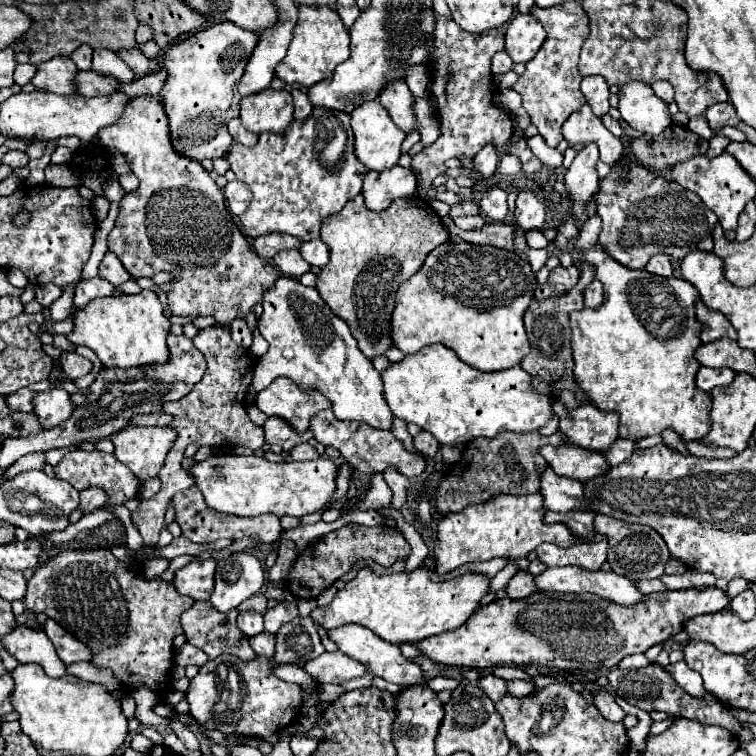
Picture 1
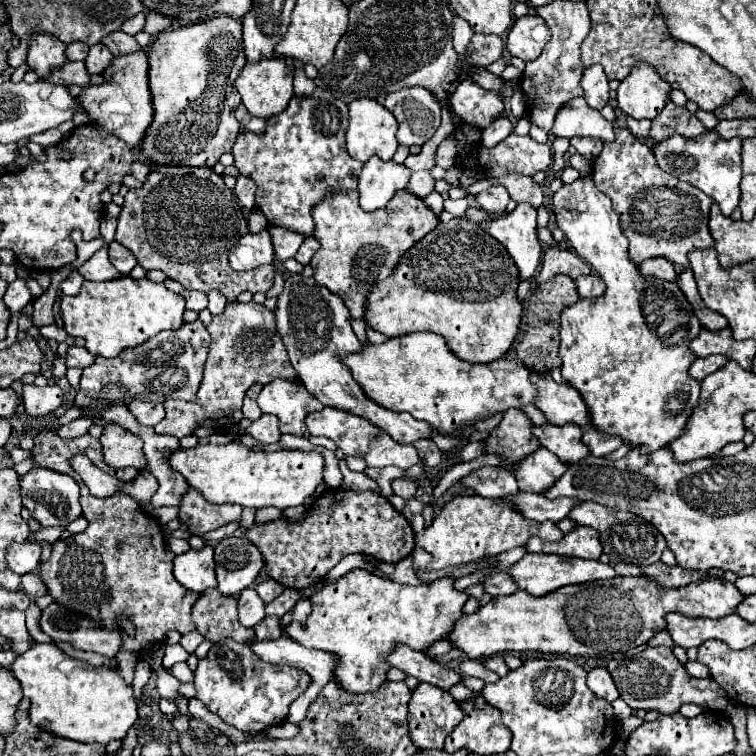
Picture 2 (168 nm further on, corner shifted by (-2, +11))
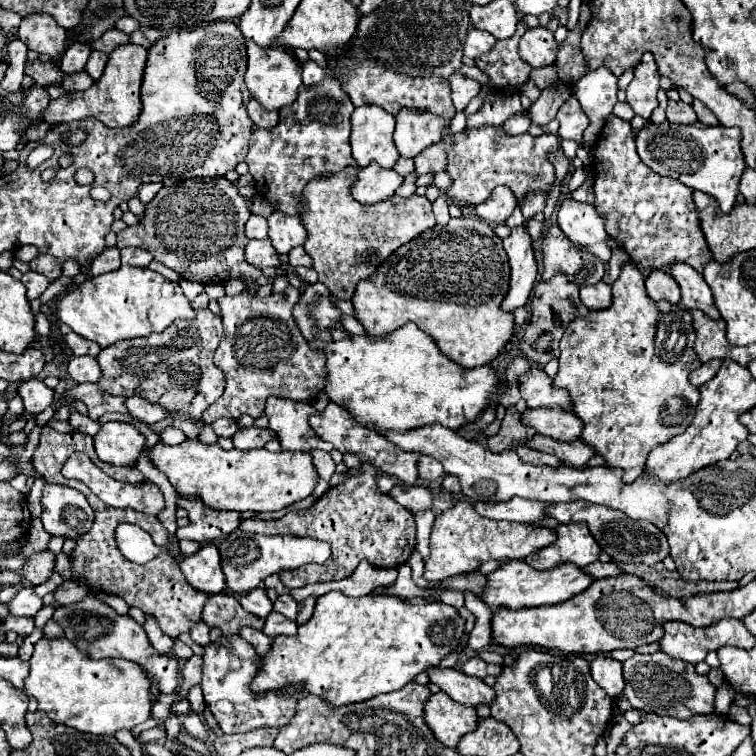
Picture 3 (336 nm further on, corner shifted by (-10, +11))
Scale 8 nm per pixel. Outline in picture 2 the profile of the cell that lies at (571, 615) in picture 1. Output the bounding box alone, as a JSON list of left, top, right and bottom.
[448,576,744,658]

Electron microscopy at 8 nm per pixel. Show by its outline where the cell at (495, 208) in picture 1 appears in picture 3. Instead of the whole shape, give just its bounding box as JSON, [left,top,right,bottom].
[474,186,518,224]

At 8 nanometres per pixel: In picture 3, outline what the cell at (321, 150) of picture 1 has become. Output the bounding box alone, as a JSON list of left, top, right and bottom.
[246,76,358,216]

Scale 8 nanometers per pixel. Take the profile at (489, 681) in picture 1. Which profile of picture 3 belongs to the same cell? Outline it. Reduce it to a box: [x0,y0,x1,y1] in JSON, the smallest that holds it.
[462,658,502,678]

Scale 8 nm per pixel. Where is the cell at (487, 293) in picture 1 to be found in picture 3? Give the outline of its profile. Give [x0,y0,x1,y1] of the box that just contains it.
[352,218,514,368]

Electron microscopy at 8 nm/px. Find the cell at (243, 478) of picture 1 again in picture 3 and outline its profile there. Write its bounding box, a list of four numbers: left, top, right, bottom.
[150,440,318,512]

